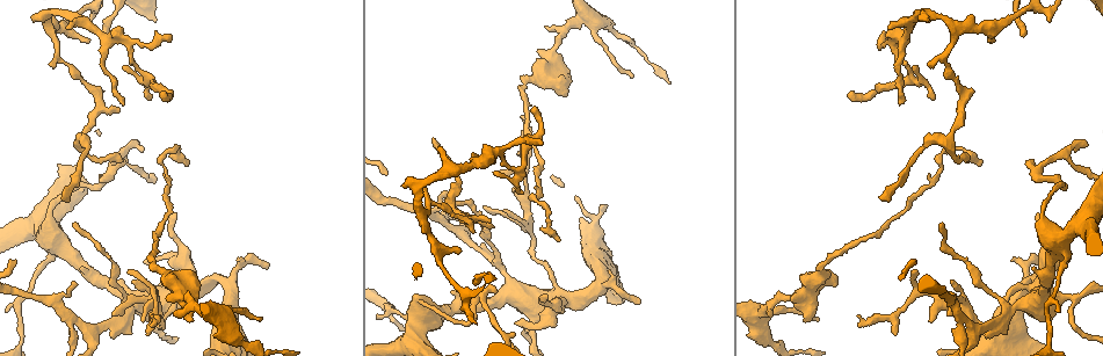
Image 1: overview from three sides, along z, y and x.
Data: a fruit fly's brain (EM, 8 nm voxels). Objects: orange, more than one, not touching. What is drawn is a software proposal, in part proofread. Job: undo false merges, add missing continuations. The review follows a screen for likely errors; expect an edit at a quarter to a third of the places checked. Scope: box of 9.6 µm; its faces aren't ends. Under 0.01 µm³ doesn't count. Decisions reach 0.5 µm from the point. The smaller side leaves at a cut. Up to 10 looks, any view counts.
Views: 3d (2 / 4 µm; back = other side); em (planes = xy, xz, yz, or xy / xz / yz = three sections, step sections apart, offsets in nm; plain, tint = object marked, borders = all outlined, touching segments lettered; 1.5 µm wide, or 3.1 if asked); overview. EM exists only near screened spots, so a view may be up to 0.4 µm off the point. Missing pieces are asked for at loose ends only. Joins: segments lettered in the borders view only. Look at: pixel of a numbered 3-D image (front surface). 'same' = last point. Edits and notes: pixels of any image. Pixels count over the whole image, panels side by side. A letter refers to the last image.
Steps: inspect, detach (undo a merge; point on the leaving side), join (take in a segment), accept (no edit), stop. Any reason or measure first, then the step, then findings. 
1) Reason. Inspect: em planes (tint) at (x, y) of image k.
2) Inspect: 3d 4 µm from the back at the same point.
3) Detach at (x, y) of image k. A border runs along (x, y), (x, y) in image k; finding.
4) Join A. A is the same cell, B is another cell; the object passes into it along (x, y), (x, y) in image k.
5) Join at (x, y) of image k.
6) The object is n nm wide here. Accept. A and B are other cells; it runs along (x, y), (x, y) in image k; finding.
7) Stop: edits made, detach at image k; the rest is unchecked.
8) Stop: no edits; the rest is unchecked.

Sudden change in width. Inspect: 3d 2 µm at (589, 13) of image 1.

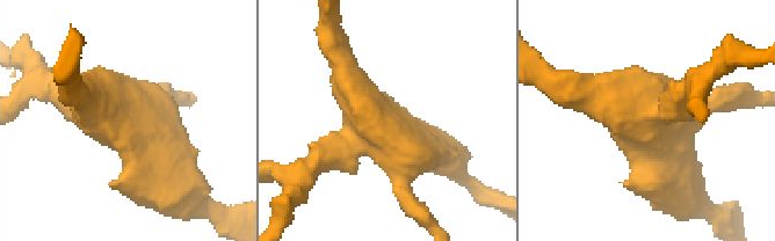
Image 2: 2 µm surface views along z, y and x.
Inspect: em xy step 4 (tint) at (122, 117) of image 2.

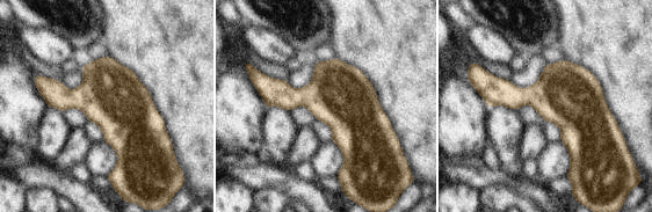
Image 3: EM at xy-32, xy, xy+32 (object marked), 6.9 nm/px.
Another direction. Inspect: em planes (borders) at the same point.

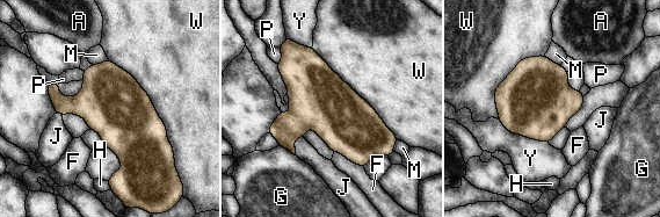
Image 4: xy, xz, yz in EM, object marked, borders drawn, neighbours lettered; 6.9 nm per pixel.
The object is 420 nm wide here. Accept. A, F, G, H, J, M, P, W and Y are other cells; a border runs along (108, 58), (147, 94), (174, 157) in image 4; continuous, no second neuron.

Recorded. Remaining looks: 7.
Sharp bend. Inspect: em planes (borders) at (1062, 188) of image 1.

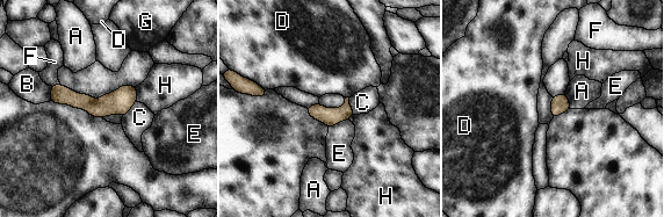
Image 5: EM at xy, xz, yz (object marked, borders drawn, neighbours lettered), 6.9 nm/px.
The object is 130 nm wide here. Accept. A, B, C, D, E, F, G and H are other cells; a border runs along (348, 118), (329, 128) in image 5; one neuron here.

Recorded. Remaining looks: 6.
Thin end. Inspect: em planes (borders) at (940, 224) of image 1.

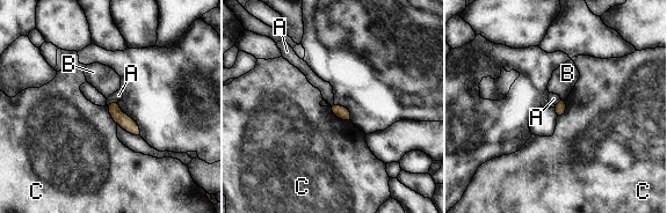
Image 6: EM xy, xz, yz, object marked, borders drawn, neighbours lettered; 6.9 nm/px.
Accept. A, B and C are other cells; no lettered segment goes on from it.

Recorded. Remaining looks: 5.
Tapers out. Inspect: em planes (borders) at (424, 190) of image 1.

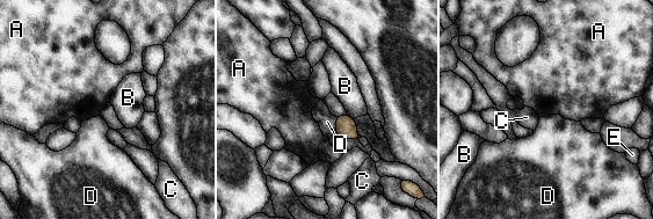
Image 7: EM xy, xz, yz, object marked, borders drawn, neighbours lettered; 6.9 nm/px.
The object is 140 nm wide here. Accept. A, B, C, D and E are other cells; a border runs along (347, 114), (353, 118) in image 7; none of them fits.

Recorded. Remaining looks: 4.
Stop: no edits; the rest is unchecked.

